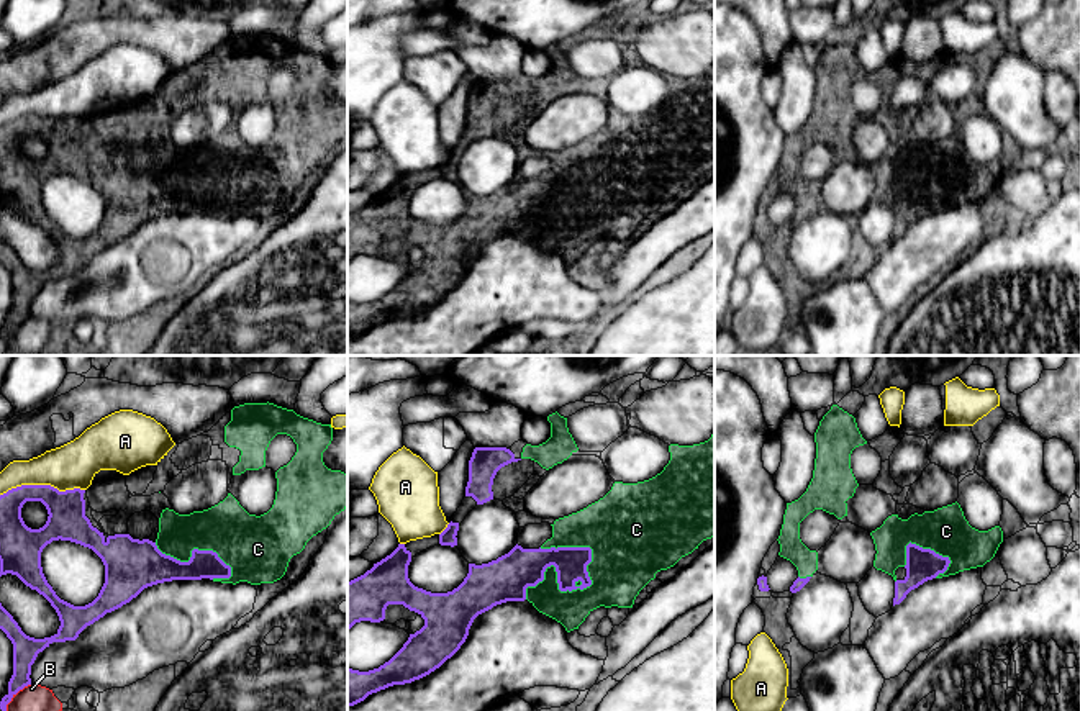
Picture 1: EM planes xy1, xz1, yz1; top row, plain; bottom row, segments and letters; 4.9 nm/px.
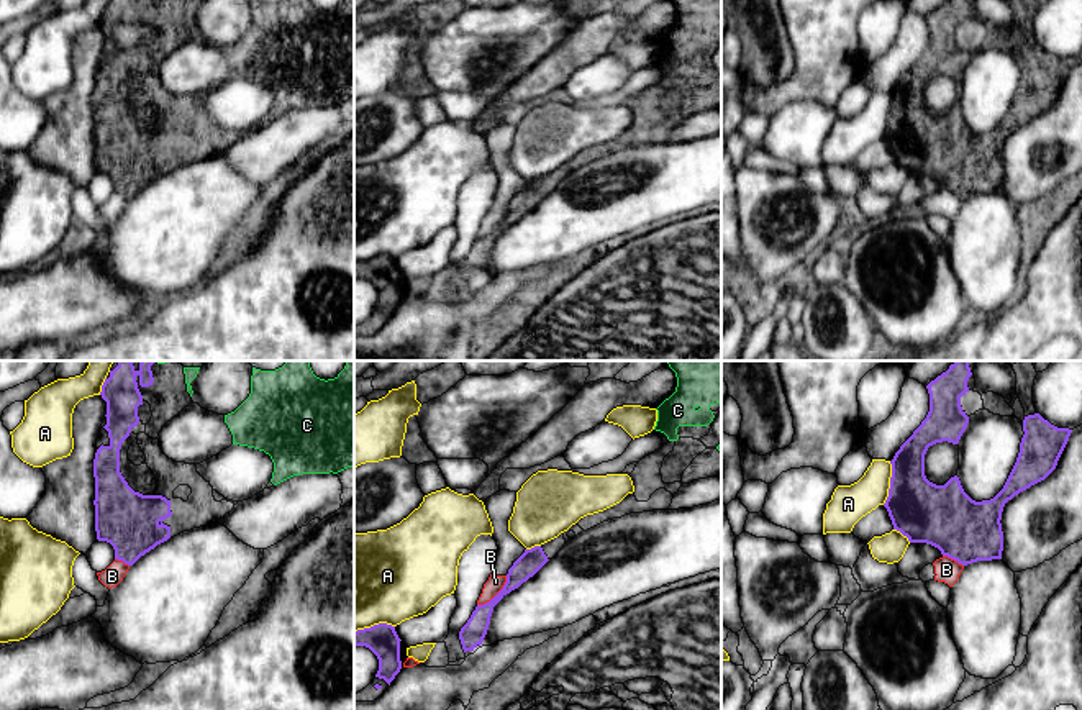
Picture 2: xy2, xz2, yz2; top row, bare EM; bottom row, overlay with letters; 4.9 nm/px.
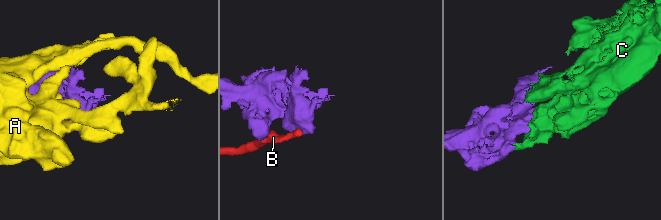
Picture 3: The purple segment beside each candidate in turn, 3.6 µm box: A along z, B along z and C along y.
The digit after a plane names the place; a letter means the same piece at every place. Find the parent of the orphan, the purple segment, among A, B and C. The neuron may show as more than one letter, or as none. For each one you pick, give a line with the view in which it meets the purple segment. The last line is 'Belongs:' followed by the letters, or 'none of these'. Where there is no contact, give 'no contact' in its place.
C: xz1
Belongs: C

